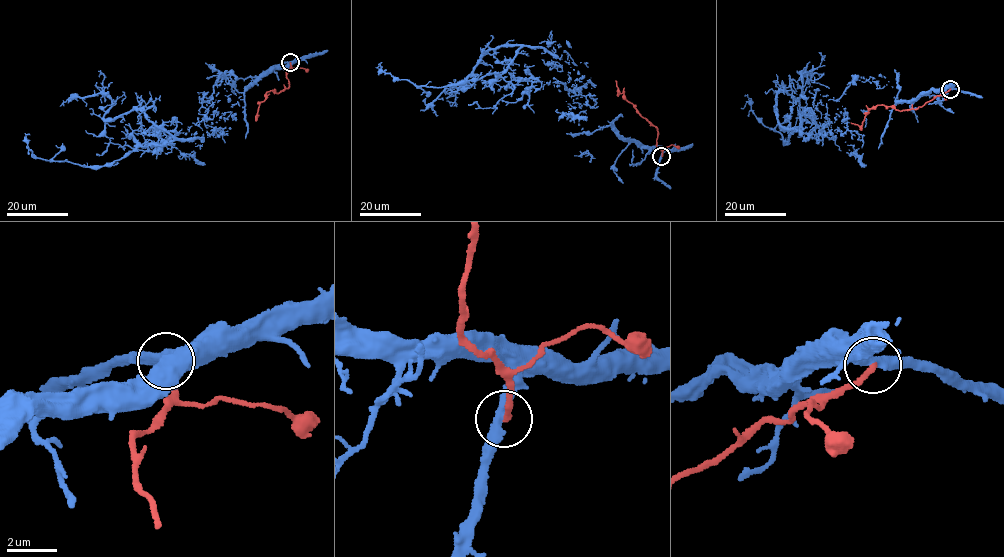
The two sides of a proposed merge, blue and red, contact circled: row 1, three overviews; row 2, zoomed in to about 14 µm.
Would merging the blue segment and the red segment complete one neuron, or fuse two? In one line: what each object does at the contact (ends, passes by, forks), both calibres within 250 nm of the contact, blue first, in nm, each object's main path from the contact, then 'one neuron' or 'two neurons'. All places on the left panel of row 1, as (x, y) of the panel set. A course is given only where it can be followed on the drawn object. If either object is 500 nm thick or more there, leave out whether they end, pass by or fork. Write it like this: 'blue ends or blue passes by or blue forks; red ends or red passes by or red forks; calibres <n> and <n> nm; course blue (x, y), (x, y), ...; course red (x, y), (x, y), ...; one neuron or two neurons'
blue passes by; red ends; calibres 360 and 220 nm; course blue (290, 62), (243, 92), (215, 69), (221, 117), (158, 150), (141, 145), (173, 138), (141, 110), (60, 106); course red (290, 62), (286, 73), (288, 88), (276, 93), (267, 92), (257, 114); two neurons

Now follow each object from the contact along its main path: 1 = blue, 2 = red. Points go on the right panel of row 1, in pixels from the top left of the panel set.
1: (950, 89), (896, 104), (897, 83), (853, 76), (807, 138), (774, 109), (810, 80)
2: (950, 89), (916, 109), (898, 110), (877, 105), (865, 115), (860, 126), (851, 122)

